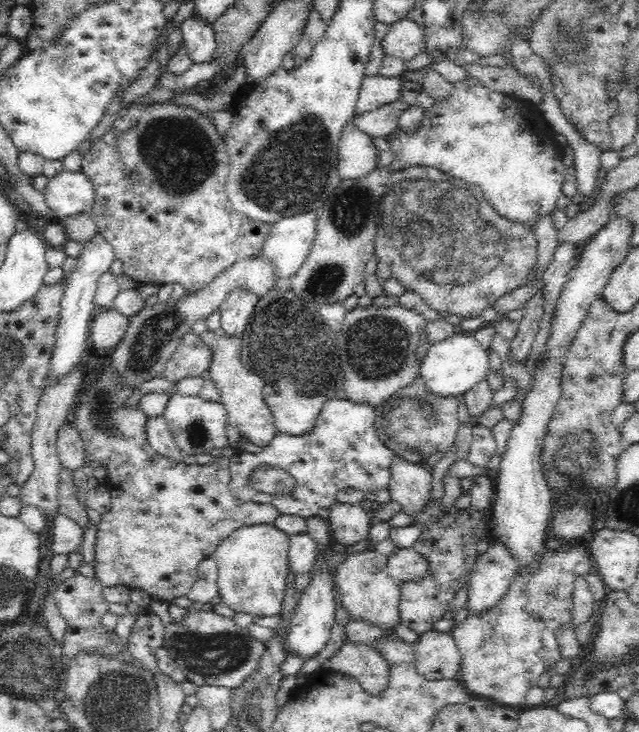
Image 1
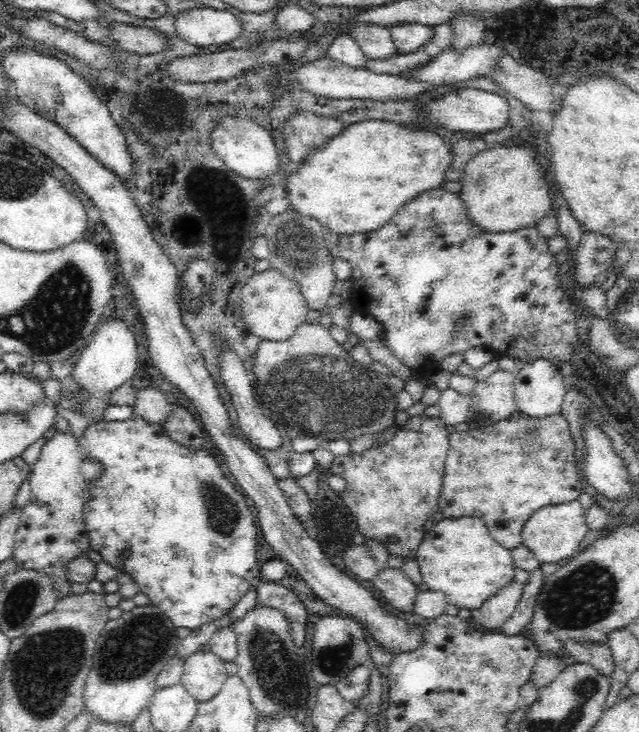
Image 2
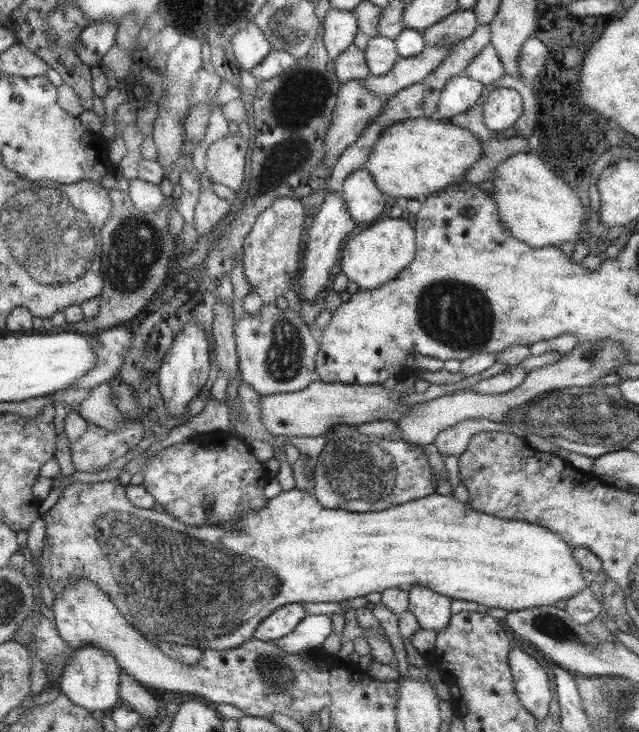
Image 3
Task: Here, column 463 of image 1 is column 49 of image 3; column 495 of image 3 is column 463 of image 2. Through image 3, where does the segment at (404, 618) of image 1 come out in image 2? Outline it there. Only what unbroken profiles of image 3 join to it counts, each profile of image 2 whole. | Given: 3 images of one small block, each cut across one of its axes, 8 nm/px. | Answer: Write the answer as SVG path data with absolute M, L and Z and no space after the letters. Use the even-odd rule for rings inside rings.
M478 517L446 518L425 532L414 558L430 591L445 594L449 604L478 610L490 596L514 582L515 564L510 549L496 542Z

